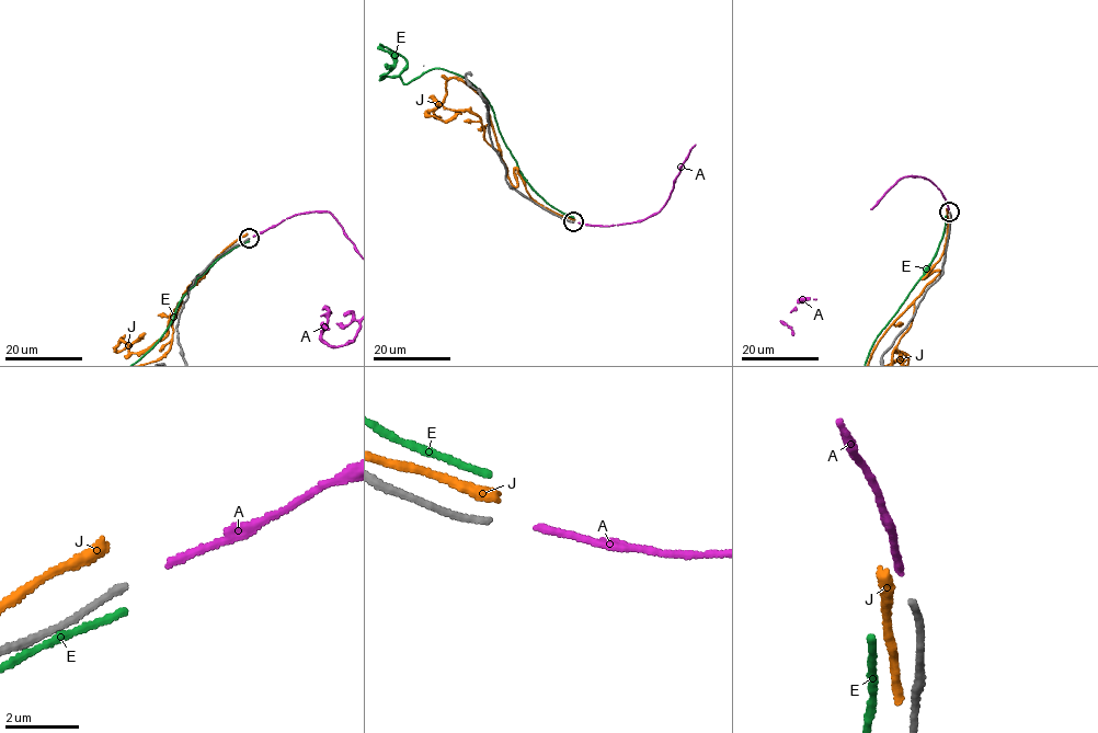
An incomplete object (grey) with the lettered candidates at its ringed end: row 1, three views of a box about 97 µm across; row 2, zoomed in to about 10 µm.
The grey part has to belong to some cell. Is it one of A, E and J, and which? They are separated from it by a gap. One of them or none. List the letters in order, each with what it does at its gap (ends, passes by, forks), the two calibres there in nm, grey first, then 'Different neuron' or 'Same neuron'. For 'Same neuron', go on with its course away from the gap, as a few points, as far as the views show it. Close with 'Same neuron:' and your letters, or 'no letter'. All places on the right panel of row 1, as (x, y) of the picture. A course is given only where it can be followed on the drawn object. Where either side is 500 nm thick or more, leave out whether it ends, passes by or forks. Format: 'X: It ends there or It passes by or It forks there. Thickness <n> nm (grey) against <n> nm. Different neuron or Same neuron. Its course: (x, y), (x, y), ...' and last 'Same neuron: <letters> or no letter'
A: It ends there. Thickness 170 nm (grey) against 180 nm. Same neuron
E: It ends there. Thickness 170 nm (grey) against 170 nm. Different neuron
J: It ends there. Thickness 170 nm (grey) against 360 nm. Different neuron
Same neuron: A

